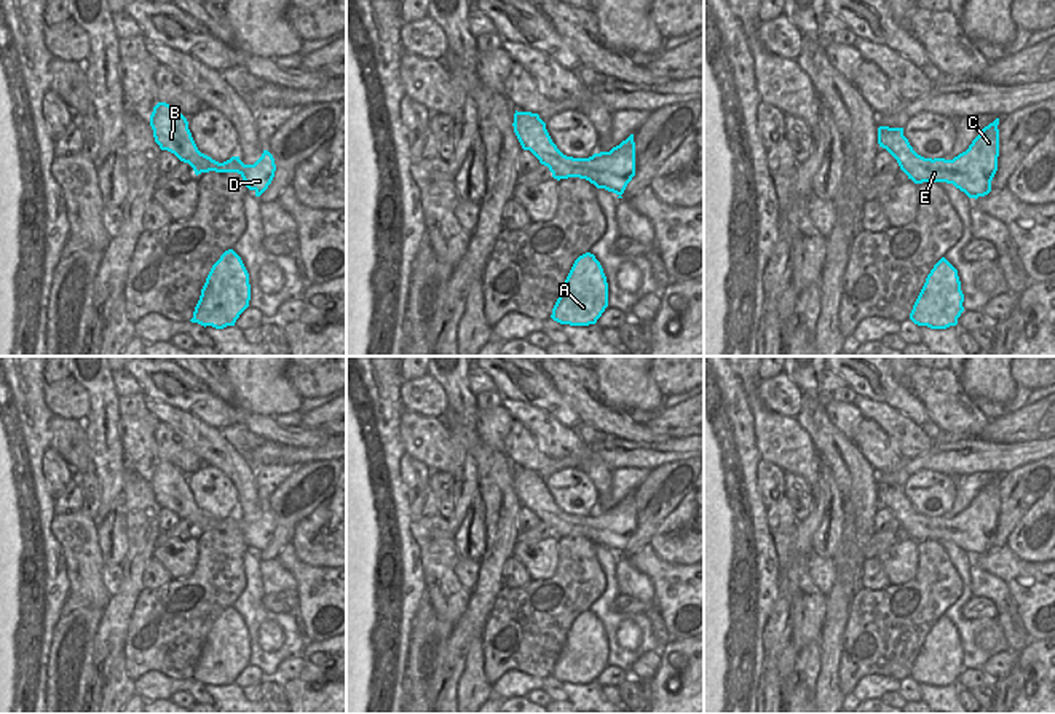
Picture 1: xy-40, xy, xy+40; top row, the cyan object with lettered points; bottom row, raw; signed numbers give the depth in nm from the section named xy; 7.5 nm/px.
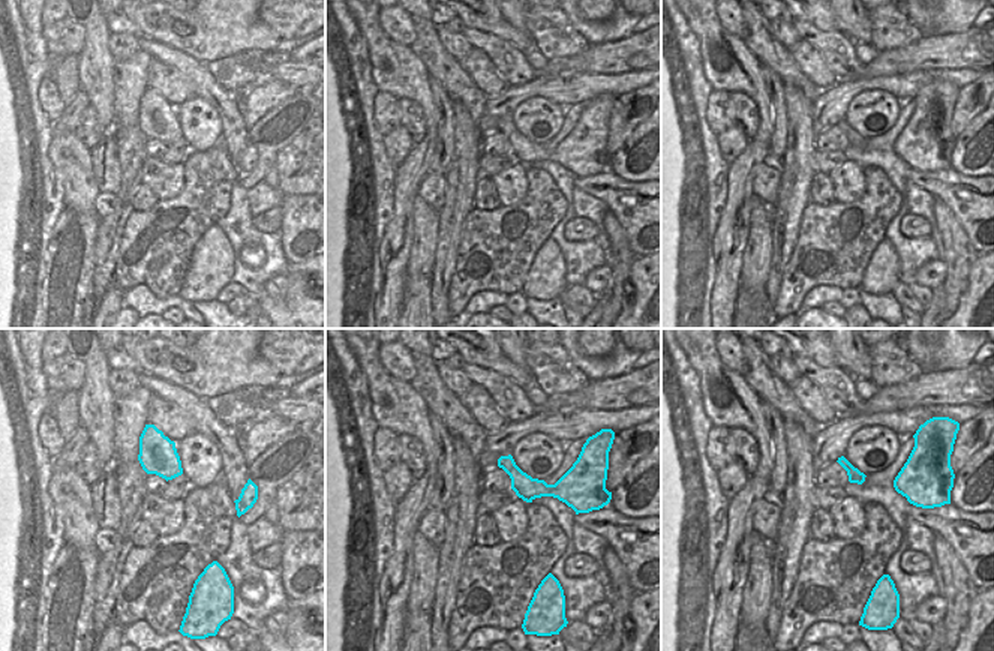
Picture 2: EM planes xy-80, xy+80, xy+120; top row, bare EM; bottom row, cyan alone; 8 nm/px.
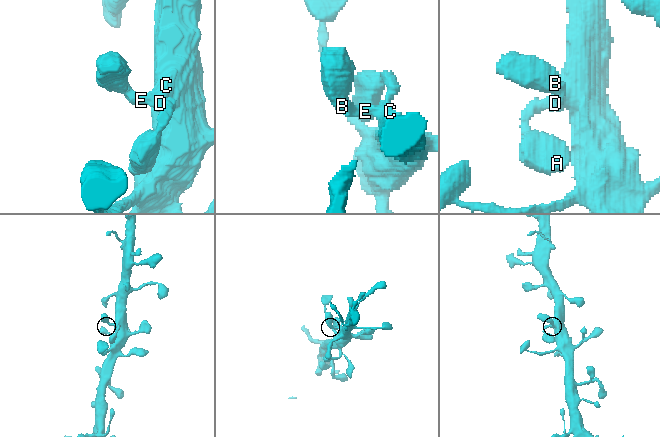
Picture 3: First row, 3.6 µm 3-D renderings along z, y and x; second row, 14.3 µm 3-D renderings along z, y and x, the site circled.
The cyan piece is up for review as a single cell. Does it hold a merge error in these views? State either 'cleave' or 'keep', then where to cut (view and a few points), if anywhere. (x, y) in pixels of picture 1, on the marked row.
keep; no cut

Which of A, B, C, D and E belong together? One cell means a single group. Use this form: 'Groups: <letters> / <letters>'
Groups: A B C D E

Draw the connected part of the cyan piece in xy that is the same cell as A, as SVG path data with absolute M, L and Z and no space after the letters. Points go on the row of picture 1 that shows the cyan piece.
M594 254L579 256L552 308L551 318L560 324L595 324L608 307L608 283Z

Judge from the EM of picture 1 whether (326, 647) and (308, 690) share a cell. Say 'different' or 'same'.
same

